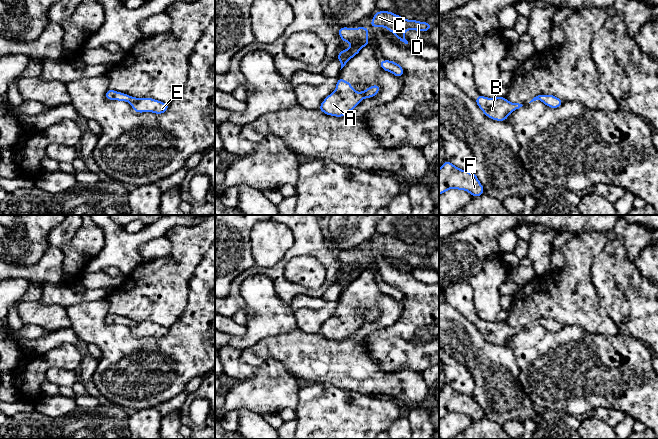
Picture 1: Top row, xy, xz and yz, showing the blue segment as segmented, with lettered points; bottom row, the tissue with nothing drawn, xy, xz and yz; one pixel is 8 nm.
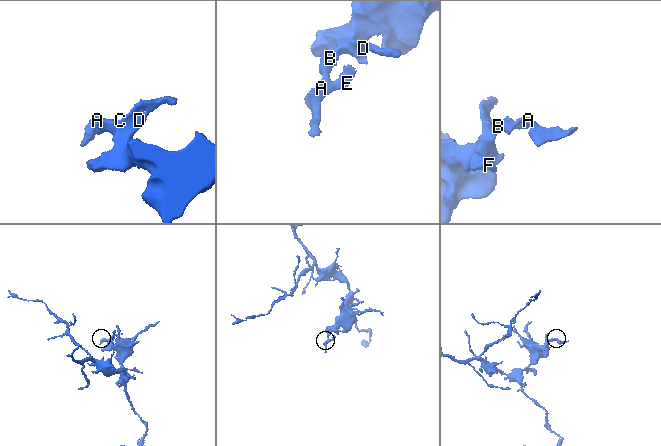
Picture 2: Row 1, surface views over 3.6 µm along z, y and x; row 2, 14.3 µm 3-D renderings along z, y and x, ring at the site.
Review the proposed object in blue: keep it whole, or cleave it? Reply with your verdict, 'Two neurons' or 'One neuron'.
One neuron

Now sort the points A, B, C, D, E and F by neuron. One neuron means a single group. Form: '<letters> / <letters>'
A B C D E F

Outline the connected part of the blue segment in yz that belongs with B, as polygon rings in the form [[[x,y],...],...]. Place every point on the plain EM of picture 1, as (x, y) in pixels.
[[[478,319],[475,325],[488,342],[496,345],[506,345],[510,337],[523,330],[509,326],[506,321],[488,322]]]

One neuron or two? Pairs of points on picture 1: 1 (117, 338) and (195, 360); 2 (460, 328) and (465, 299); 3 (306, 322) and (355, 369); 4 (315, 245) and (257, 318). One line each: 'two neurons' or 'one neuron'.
1: one neuron
2: two neurons
3: two neurons
4: two neurons

